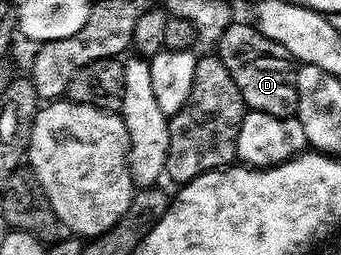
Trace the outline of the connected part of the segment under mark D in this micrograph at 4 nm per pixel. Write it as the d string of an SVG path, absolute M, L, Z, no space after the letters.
M232 21L216 41L216 54L224 61L224 69L232 73L236 89L240 89L247 108L276 117L291 118L298 110L298 86L296 85L296 61L272 37L260 33L253 22Z

